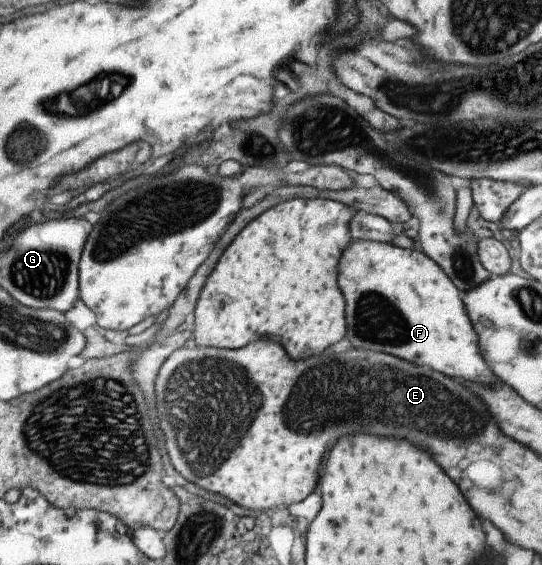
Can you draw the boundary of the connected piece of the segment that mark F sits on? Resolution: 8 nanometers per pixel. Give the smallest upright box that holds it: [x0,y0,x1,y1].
[336,239,495,381]

